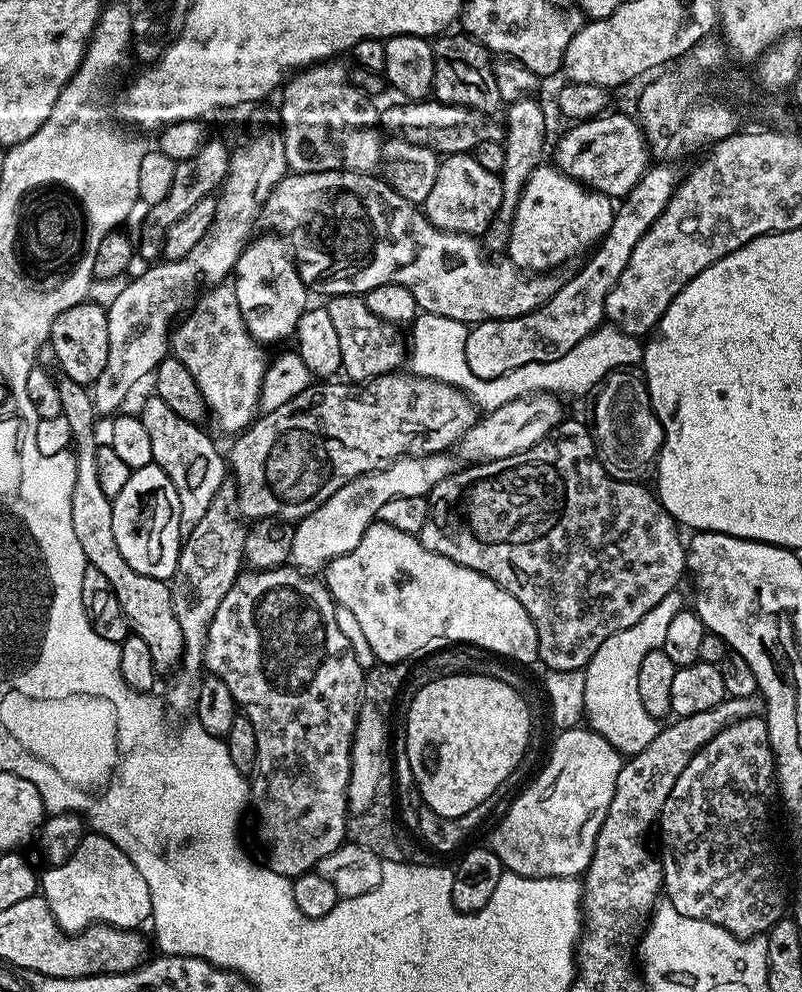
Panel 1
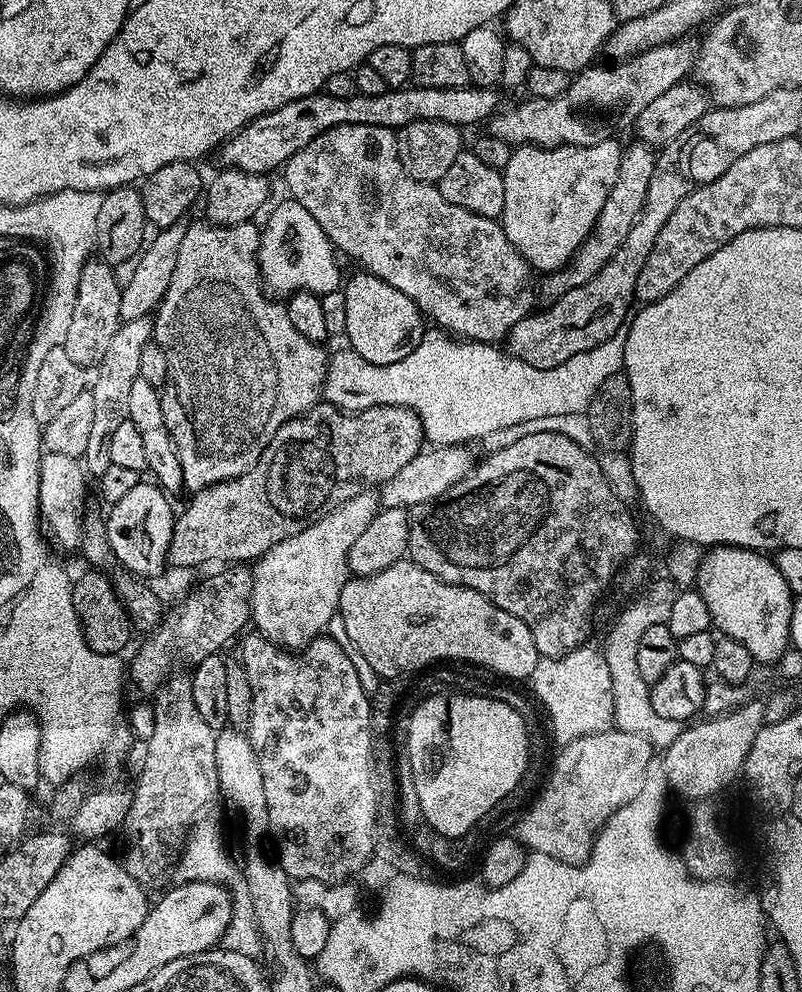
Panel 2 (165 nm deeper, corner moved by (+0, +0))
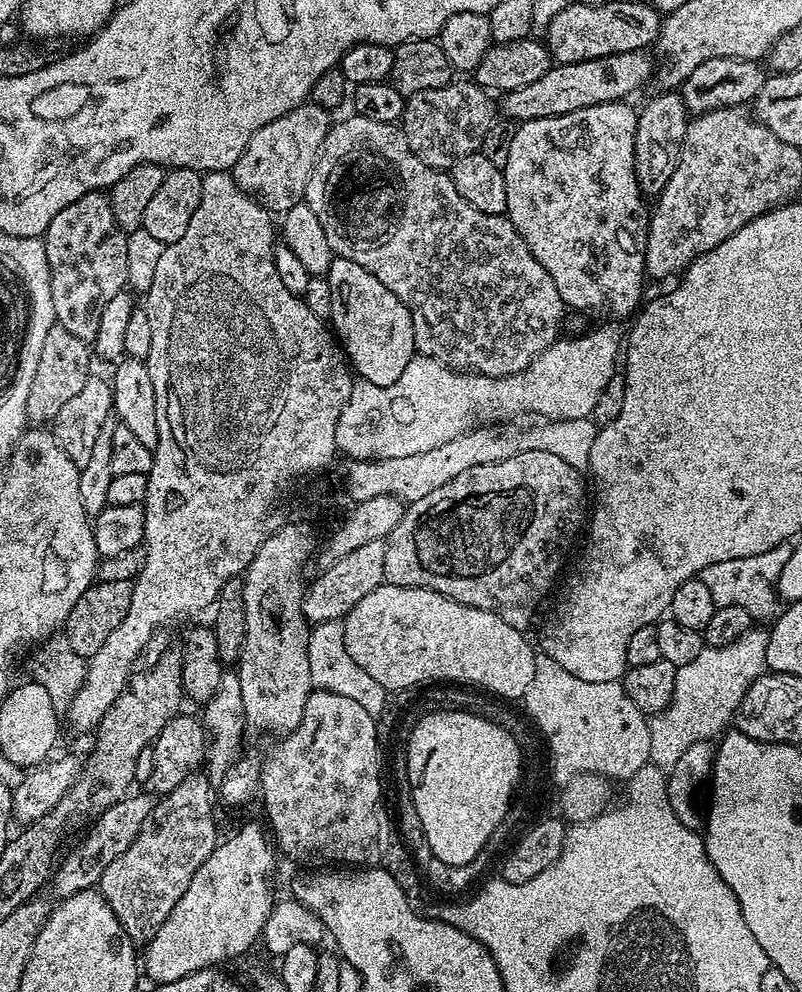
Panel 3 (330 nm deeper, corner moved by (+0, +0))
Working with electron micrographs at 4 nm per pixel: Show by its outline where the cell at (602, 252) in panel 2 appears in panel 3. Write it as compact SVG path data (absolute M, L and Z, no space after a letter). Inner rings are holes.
M660 90L639 109L636 117L636 133L634 134L634 170L638 178L638 186L645 197L655 198L670 182L670 174L678 166L680 144L688 129L690 113L684 104L681 93L676 90Z

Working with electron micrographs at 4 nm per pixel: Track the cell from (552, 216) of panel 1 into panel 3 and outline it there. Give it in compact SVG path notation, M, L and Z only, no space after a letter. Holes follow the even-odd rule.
M615 100L598 106L586 106L582 110L574 110L570 114L525 120L512 134L510 154L506 157L506 166L503 168L506 178L507 218L516 227L518 234L526 242L526 246L530 246L530 254L534 254L534 258L538 258L538 262L542 262L542 270L546 270L546 274L550 274L554 286L558 286L558 294L562 294L562 302L569 309L589 308L592 312L613 312L616 316L629 315L628 317L631 317L645 299L646 242L648 241L650 208L649 205L644 205L646 197L640 191L634 170L634 134L636 133L638 112L635 107L632 109L630 105L631 103Z

